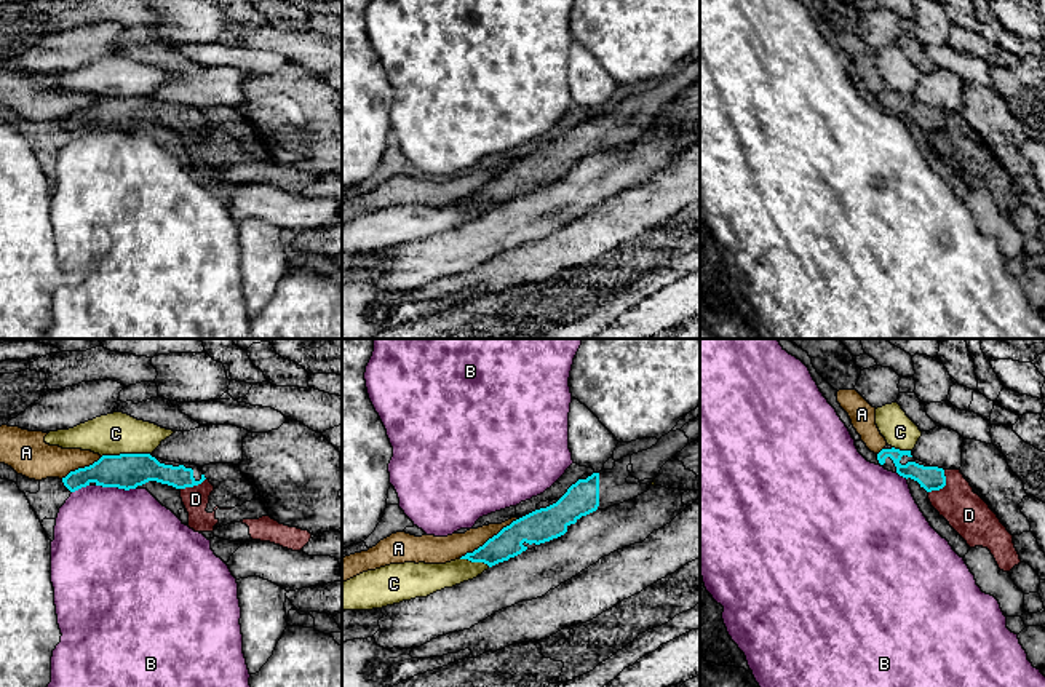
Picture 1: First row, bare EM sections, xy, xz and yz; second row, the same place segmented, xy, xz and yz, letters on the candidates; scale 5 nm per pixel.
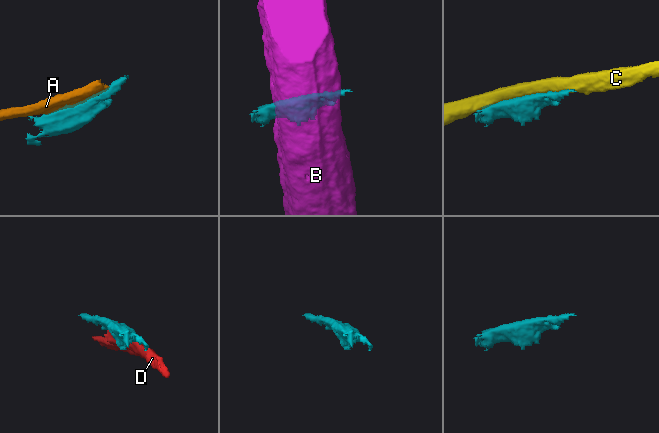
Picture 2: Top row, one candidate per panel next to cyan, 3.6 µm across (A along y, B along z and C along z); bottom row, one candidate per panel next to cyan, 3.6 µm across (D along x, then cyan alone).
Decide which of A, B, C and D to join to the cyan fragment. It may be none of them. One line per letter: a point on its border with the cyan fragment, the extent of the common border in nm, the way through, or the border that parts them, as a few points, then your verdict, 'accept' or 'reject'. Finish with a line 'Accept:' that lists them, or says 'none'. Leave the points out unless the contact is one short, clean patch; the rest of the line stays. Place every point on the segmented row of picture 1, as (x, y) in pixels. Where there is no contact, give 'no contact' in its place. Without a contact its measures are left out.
A: meets cyan in xz at (489, 539); contact 360 nm long; reject
B: meets cyan in xy at (115, 486); contact 200 nm long; reject
C: meets cyan in xy at (125, 454); contact 240 nm long; reject
D: meets cyan in yz at (943, 486); contact 150 nm long; reject
Accept: none

